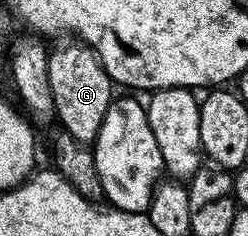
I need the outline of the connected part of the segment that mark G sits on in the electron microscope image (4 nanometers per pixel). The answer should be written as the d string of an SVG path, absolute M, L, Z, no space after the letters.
M67 39L59 44L63 43L56 49L52 48L47 59L55 117L63 124L60 125L62 132L73 135L73 139L78 141L93 143L101 131L101 123L105 123L105 115L113 100L113 82L94 49L78 39Z

